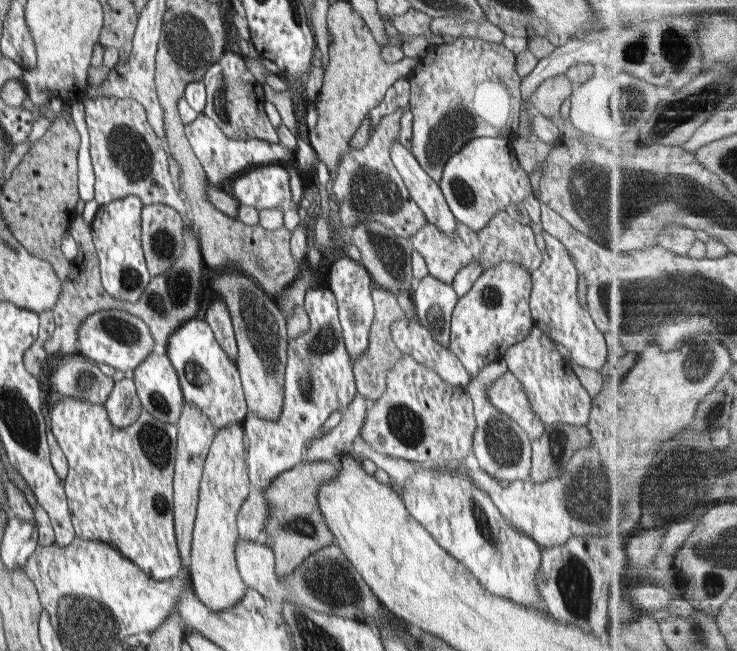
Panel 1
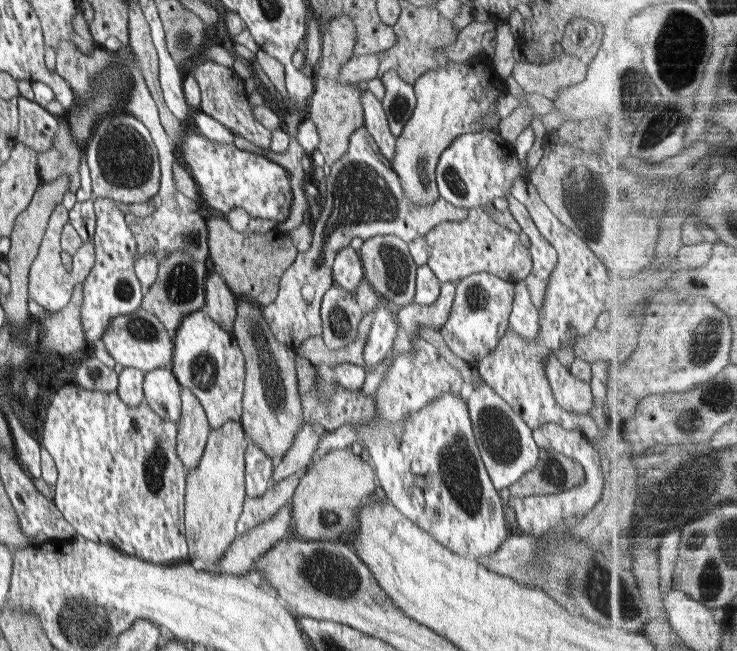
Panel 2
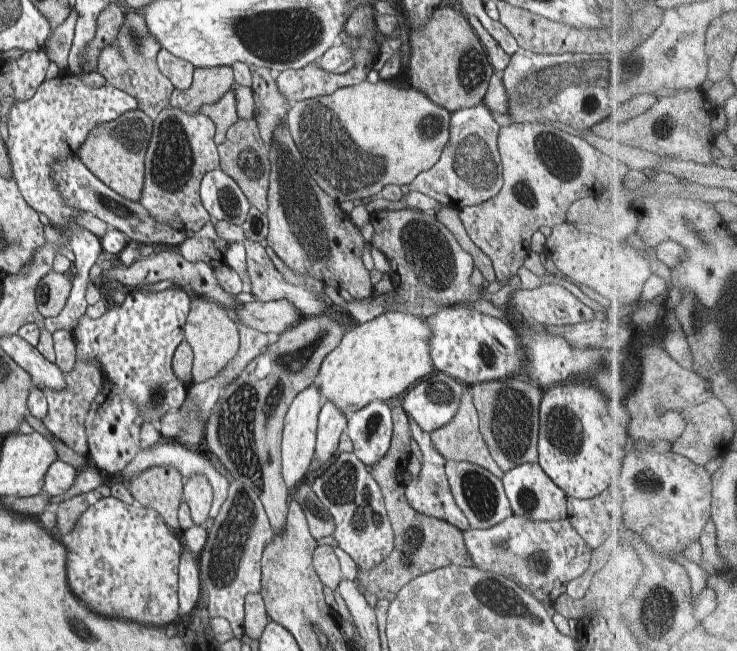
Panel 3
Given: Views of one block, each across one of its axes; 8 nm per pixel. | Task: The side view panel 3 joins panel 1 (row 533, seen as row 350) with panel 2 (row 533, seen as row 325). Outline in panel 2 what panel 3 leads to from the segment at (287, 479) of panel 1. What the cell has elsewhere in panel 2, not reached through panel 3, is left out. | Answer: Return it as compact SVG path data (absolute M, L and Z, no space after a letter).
M350 448L334 449L319 455L313 466L300 478L292 496L293 536L306 541L338 540L344 530L356 524L356 510L373 496L377 476L375 470Z

